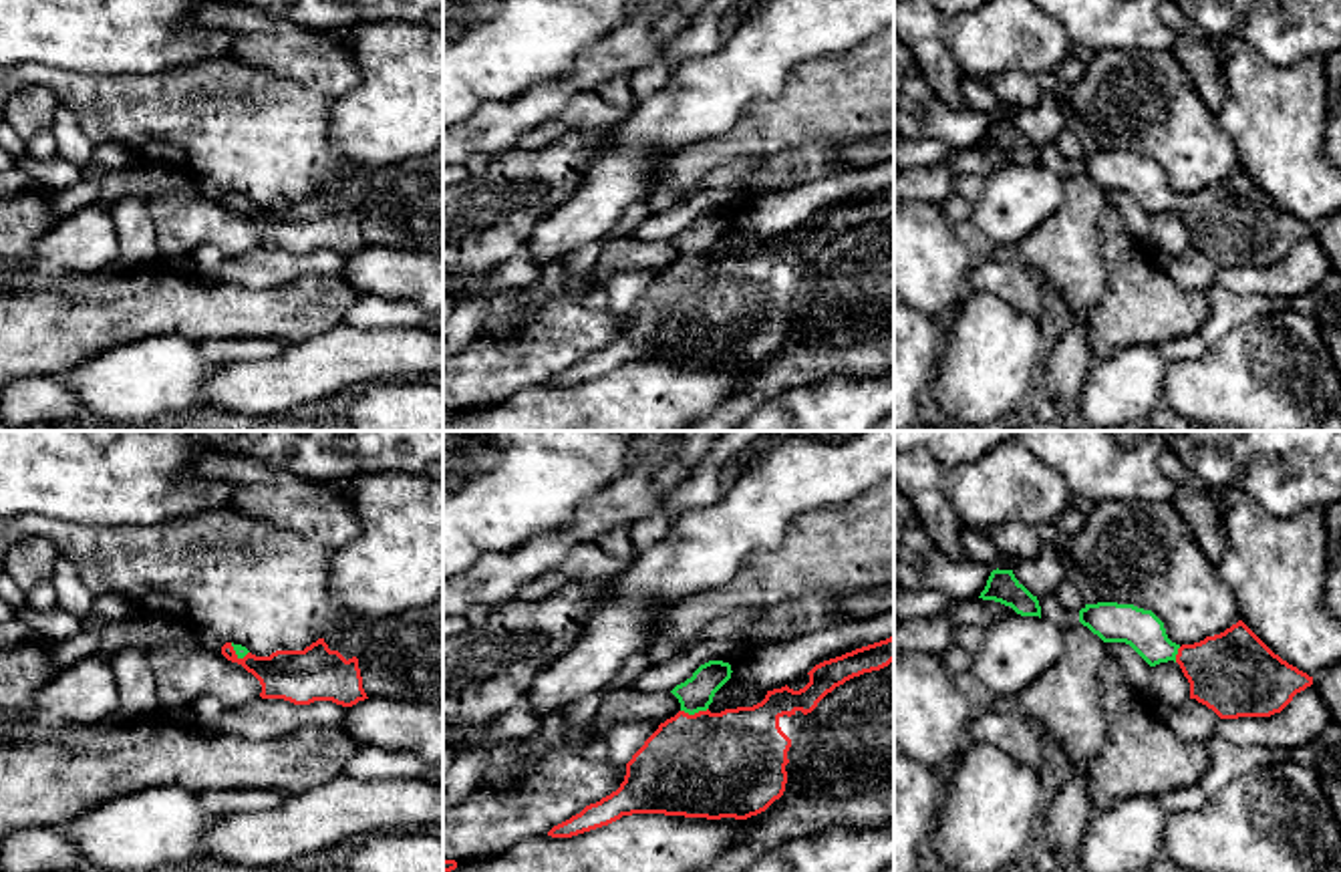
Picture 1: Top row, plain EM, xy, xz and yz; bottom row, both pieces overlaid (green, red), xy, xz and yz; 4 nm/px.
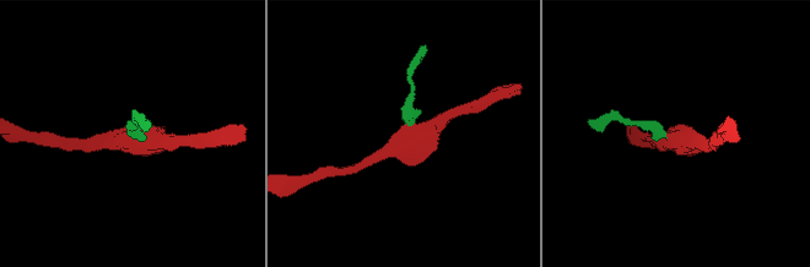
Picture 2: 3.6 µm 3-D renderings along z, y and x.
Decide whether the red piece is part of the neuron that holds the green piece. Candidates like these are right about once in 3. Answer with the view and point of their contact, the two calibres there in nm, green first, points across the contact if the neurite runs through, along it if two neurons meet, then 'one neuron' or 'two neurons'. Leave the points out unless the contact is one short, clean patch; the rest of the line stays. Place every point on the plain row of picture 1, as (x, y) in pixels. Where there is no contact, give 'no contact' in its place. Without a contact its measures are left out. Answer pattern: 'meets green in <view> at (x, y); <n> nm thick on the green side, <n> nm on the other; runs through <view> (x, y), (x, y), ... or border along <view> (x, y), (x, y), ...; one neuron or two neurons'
meets green in xz at (693, 262); 140 nm thick on the green side, 420 nm on the other; runs through xz (695, 242), (693, 262), (693, 276), (729, 313); one neuron

